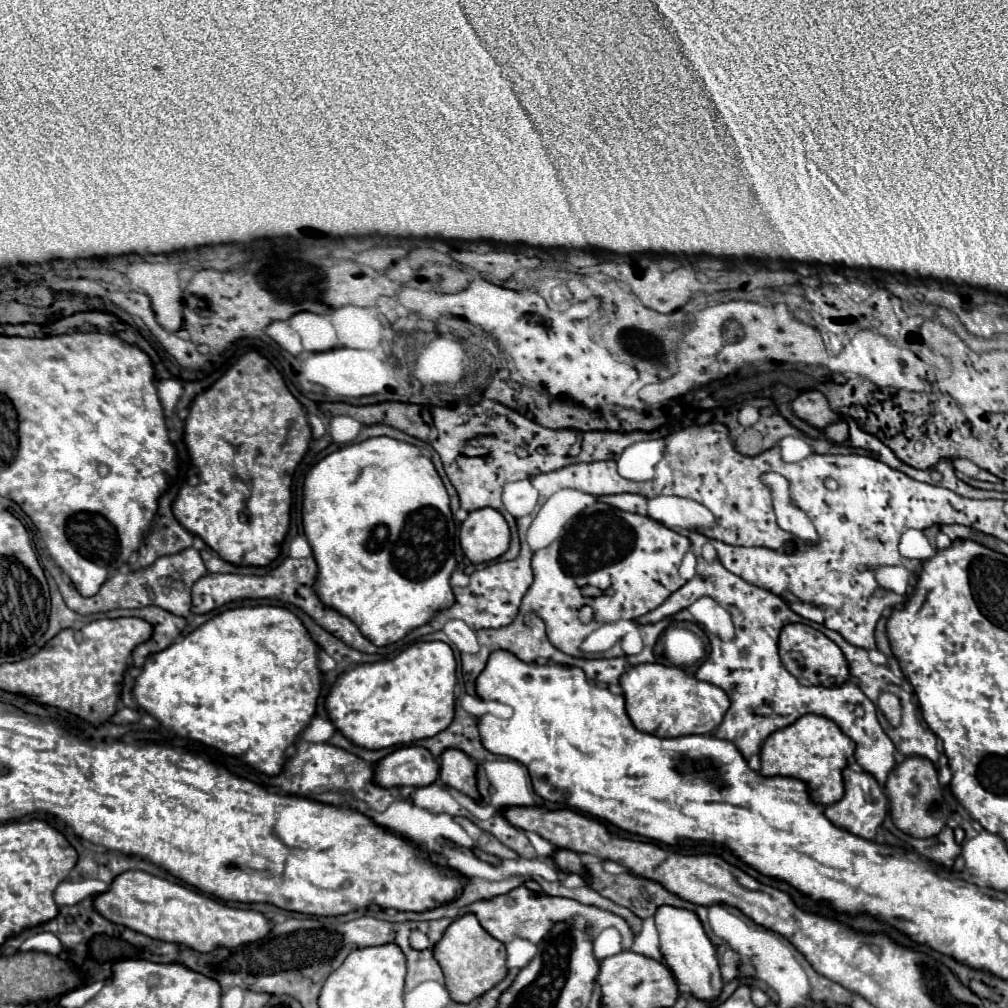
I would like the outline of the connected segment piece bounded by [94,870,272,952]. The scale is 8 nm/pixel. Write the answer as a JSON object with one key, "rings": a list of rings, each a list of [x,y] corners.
{"rings":[[[142,870],[118,874],[106,892],[94,896],[94,908],[100,916],[114,924],[124,924],[150,938],[184,944],[198,952],[212,952],[216,948],[234,948],[244,942],[256,942],[272,928],[272,922],[260,912],[222,904],[196,888],[176,884],[166,878],[156,878]]]}

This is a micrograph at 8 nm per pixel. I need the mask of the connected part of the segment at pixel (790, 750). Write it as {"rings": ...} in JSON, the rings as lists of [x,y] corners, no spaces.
{"rings":[[[806,714],[792,726],[770,734],[760,750],[762,776],[792,776],[808,786],[812,802],[830,806],[842,798],[842,766],[854,754],[854,742],[828,718]]]}

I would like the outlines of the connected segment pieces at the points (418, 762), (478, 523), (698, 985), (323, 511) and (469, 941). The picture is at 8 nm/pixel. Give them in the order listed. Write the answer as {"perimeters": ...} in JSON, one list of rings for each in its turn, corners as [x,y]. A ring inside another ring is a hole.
{"perimeters":[[[[422,746],[398,748],[376,766],[380,786],[428,786],[440,774],[440,762]]],[[[480,508],[462,522],[460,544],[472,564],[490,562],[508,550],[510,528],[498,510]]],[[[658,906],[656,914],[654,914],[654,924],[658,930],[664,962],[674,972],[674,978],[678,980],[678,984],[682,984],[686,990],[690,990],[690,994],[696,998],[702,998],[702,1000],[718,998],[718,994],[722,990],[722,978],[720,978],[720,970],[718,970],[716,950],[712,946],[712,942],[708,940],[700,918],[692,910],[686,910],[686,908]]],[[[388,436],[346,444],[310,468],[302,498],[302,526],[318,564],[312,588],[328,608],[350,618],[372,644],[392,644],[428,622],[436,610],[452,606],[450,574],[456,566],[456,530],[450,498],[432,460],[420,448]]],[[[464,914],[458,916],[442,934],[442,938],[434,944],[434,958],[440,964],[444,978],[446,978],[446,990],[454,1002],[472,1002],[478,996],[486,994],[490,988],[494,988],[500,980],[504,980],[508,968],[506,968],[506,948],[500,940],[490,936],[478,922],[476,914]]]]}

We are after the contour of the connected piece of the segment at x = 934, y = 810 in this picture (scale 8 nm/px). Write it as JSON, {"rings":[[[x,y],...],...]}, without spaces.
{"rings":[[[910,756],[904,758],[904,762],[896,764],[888,774],[888,780],[884,784],[884,794],[890,800],[890,816],[898,830],[916,838],[930,838],[936,836],[946,826],[948,810],[944,808],[944,802],[940,802],[942,796],[940,796],[938,772],[928,758]]]}

